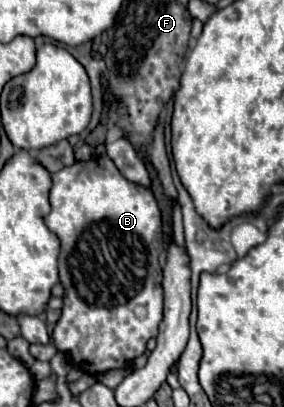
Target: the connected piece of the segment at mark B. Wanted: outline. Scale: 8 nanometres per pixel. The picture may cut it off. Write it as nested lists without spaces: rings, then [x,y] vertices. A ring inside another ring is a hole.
[[[110,157],[76,161],[54,173],[52,181],[52,211],[46,215],[46,225],[62,243],[58,271],[64,287],[62,315],[52,331],[52,343],[84,373],[96,375],[110,369],[124,369],[124,363],[134,361],[146,351],[148,339],[158,335],[162,321],[162,267],[158,259],[164,249],[164,239],[156,197],[152,189],[130,183],[118,167],[114,167]]]

